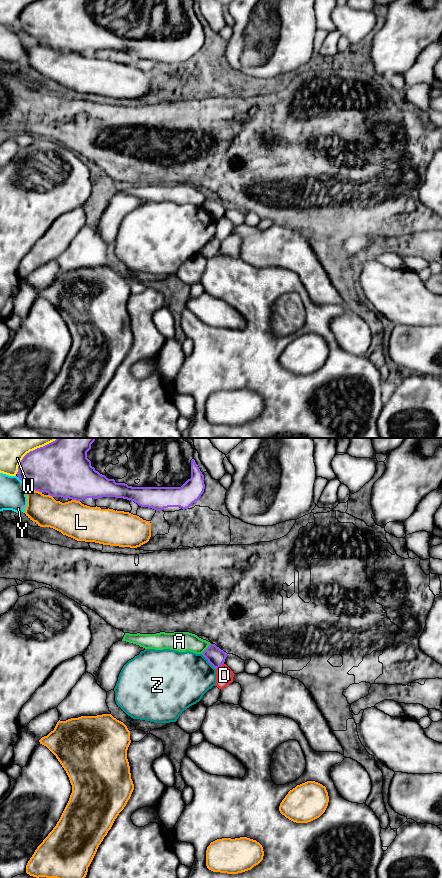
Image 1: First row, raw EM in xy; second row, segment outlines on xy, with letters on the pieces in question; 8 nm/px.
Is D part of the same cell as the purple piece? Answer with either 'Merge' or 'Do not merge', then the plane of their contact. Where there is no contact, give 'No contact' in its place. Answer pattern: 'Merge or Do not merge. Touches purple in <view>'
Do not merge. Touches purple in xy

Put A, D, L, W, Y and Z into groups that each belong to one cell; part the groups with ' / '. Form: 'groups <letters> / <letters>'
groups A / D / L / W / Y / Z

